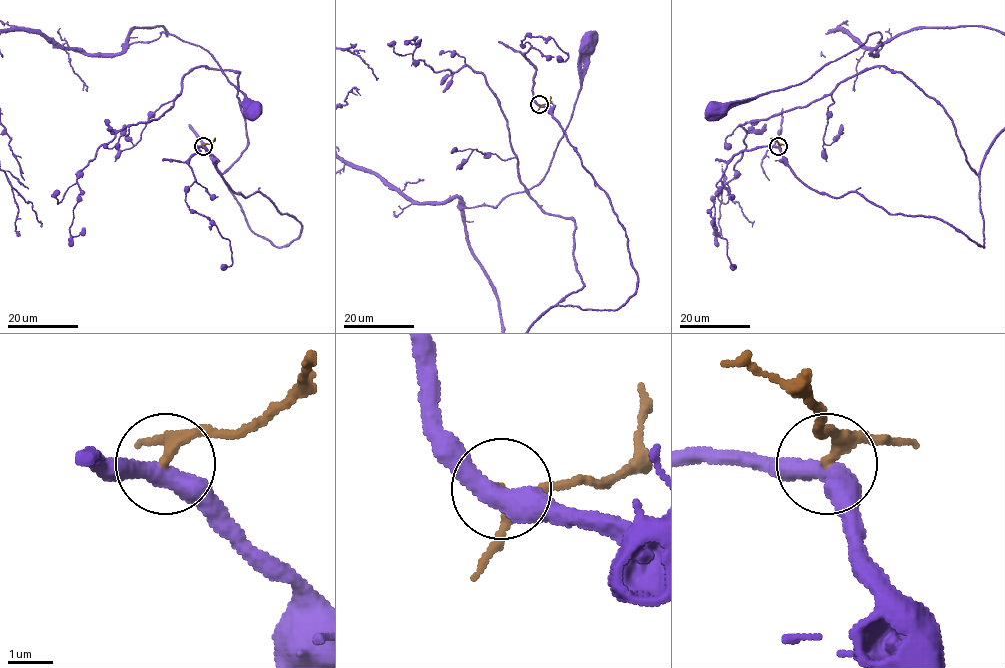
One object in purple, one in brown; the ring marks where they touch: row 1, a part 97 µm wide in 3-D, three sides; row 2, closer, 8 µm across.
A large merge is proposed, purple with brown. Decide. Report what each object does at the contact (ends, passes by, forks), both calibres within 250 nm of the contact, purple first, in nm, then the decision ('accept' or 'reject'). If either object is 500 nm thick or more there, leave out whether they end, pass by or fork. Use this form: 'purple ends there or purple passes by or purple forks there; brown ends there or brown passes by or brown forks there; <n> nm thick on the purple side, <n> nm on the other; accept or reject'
purple passes by; brown passes by; 440 nm thick on the purple side, 240 nm on the other; reject

